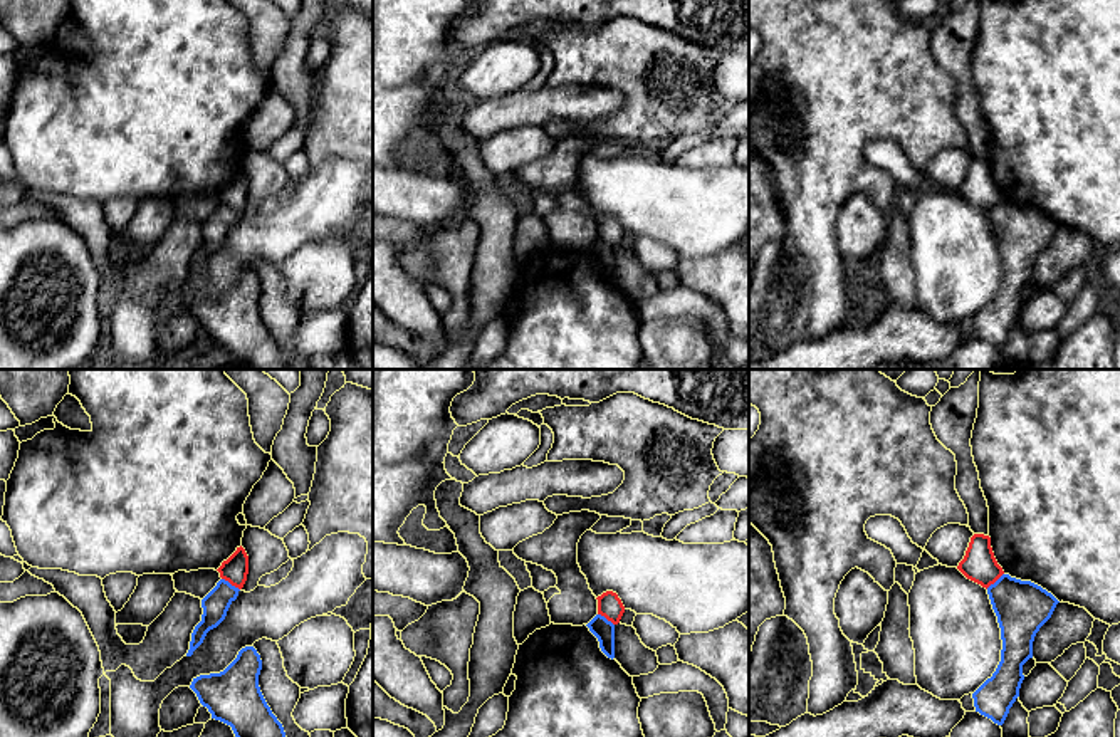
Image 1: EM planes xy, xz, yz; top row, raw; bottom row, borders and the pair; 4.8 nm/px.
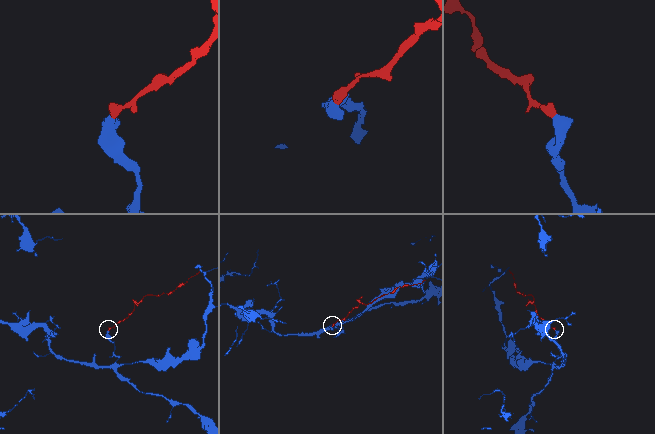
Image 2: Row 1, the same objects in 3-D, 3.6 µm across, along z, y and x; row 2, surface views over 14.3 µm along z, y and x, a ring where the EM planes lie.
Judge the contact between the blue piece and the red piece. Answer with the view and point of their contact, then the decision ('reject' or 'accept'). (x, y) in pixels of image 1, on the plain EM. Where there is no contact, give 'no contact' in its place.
meets blue in xy at (229, 207); reject

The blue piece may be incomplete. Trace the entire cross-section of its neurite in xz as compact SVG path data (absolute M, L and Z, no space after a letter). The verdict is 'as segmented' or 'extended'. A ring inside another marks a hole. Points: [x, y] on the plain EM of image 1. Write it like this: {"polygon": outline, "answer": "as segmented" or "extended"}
{"polygon": "M596 238L588 248L589 255L598 262L601 275L608 282L615 282L615 248L604 240Z", "answer": "as segmented"}

